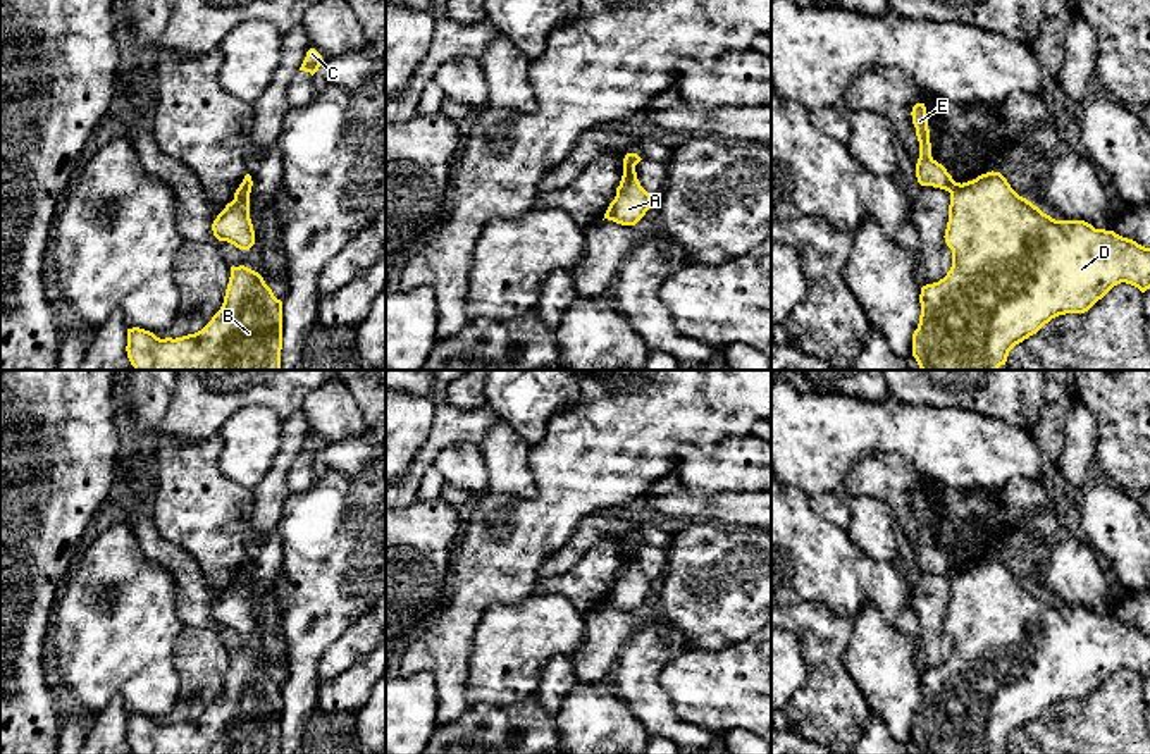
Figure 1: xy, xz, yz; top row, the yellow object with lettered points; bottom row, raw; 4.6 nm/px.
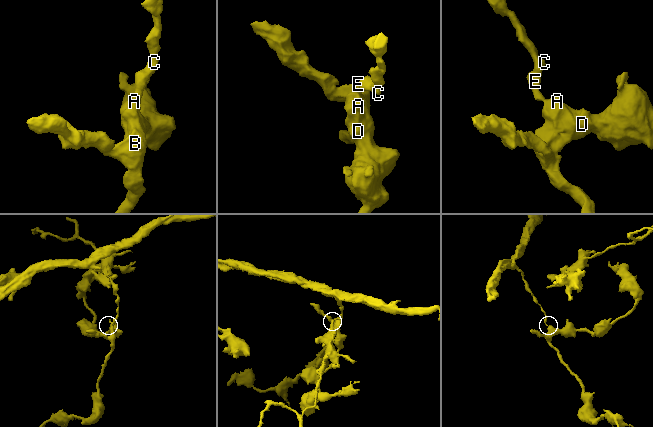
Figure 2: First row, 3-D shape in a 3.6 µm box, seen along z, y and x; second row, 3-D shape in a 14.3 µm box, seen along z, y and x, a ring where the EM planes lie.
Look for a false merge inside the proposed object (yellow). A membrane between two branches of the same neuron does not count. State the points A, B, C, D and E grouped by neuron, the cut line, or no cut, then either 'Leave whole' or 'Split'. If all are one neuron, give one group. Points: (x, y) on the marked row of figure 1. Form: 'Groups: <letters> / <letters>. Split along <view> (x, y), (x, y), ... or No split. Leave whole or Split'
Groups: A B D / C E. Split along yz (956, 183), (947, 190). Split

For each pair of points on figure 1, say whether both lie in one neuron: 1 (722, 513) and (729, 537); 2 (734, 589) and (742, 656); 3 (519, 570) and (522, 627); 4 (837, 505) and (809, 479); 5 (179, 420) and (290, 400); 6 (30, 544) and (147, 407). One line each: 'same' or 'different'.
1: different
2: different
3: different
4: different
5: same
6: different

